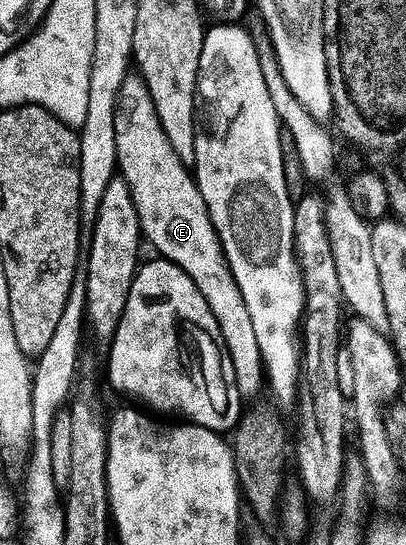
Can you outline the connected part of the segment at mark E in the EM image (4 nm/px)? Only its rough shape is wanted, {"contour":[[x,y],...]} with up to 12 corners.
{"contour":[[140,75],[115,142],[146,241],[221,331],[238,397],[266,385],[251,314]]}

